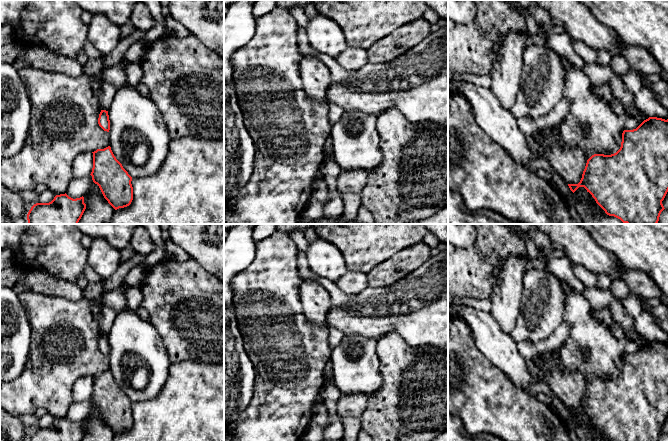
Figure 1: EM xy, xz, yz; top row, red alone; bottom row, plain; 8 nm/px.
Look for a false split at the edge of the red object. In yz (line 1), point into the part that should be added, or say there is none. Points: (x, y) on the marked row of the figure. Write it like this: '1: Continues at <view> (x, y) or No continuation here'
1: No continuation here

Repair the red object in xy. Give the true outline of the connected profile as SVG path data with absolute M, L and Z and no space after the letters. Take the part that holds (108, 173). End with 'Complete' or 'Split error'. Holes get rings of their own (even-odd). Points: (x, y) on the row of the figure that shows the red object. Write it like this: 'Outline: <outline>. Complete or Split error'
Outline: M111 147L93 153L92 180L108 203L115 209L124 208L133 200L132 177L114 156Z. Complete

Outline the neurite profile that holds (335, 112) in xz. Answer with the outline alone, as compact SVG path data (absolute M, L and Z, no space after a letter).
M329 104L328 119L330 124L333 126L343 115L344 110L340 108L337 104Z

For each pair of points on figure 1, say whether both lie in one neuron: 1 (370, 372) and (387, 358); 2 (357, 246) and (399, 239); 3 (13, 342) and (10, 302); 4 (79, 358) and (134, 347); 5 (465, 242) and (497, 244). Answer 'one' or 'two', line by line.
1: two
2: one
3: one
4: two
5: two

